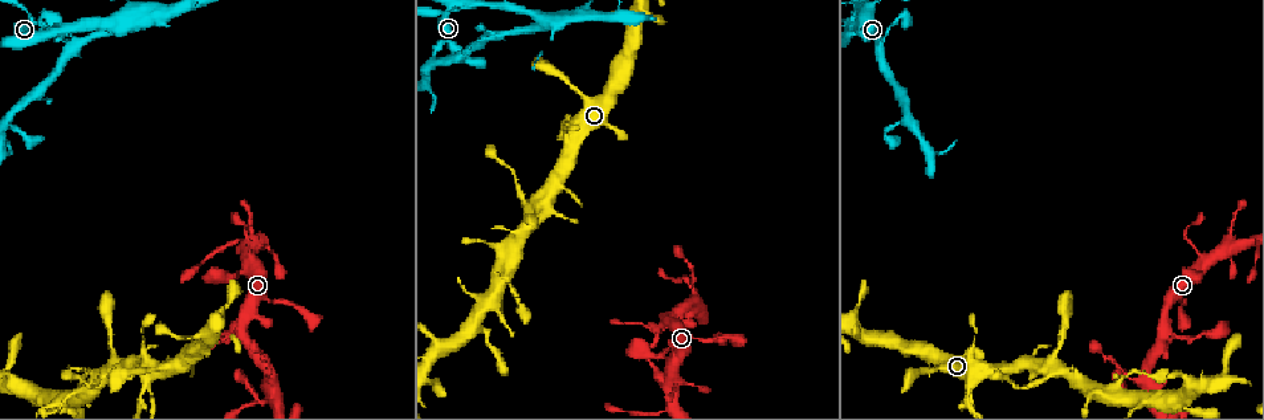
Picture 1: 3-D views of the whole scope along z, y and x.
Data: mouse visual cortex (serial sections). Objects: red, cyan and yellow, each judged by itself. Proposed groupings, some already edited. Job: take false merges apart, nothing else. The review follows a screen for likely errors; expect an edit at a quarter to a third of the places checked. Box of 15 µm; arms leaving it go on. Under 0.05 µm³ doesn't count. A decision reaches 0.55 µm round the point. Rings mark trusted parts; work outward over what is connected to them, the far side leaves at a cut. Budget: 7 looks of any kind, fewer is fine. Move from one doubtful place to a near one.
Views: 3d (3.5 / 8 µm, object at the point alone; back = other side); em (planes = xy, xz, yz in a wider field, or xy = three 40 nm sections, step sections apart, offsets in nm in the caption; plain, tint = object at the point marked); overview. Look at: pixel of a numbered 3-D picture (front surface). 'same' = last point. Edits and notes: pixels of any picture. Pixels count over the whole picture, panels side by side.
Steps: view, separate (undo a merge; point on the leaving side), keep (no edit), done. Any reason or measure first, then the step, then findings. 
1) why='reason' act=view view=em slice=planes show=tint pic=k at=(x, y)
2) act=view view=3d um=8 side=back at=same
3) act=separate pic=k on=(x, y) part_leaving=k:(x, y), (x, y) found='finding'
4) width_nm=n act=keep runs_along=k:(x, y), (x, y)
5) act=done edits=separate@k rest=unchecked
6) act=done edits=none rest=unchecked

why='four or more arms meet' act=view view=3d um=3.5 pic=1 at=(540, 210)

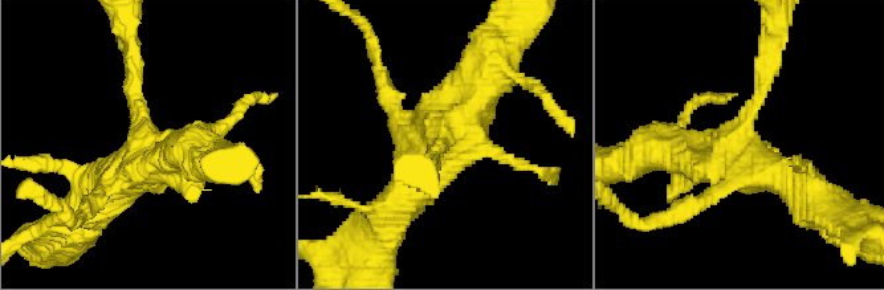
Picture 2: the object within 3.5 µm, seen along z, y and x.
act=view view=em slice=xy step=5 show=tint pic=2 at=(145, 131)

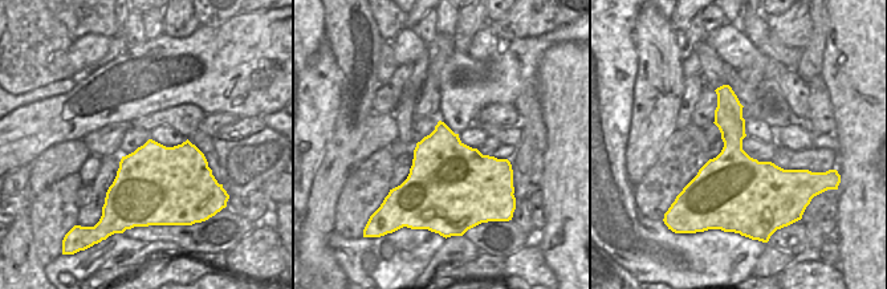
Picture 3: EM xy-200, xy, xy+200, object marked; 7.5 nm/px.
width_nm=550 act=keep runs_along=2:(495, 68), (400, 203) found='all the same cell'

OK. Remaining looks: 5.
why='three-way junction' act=view view=3d um=3.5 pic=1 at=(505, 252)

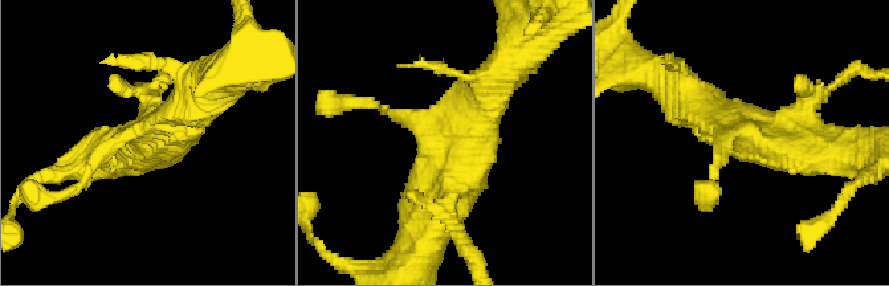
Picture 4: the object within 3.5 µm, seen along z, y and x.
arms=3 arm_widths_nm=200,500,600 act=view view=em slice=planes show=tint pic=4 at=(147, 129)

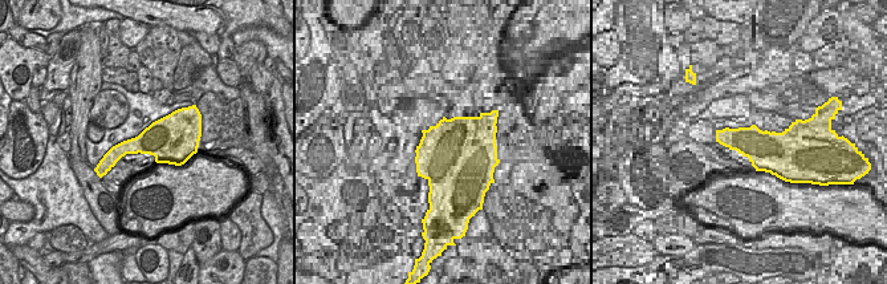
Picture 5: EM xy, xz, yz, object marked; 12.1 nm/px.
act=keep runs_along=4:(500, 76), (439, 215) found='all the same cell'

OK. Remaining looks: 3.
why='three arms meet' act=view view=3d um=3.5 pic=1 at=(487, 304)

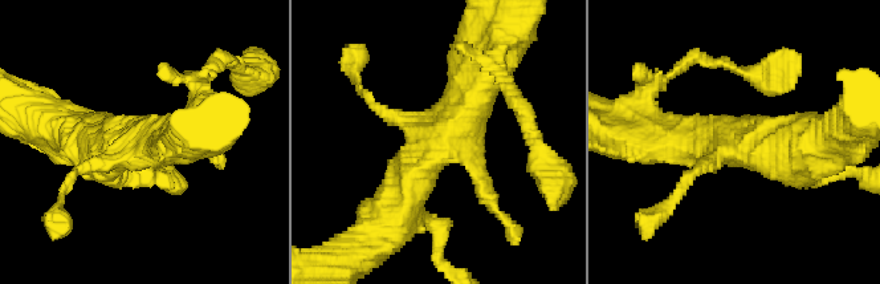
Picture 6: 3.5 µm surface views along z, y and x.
act=view view=em slice=xy step=1 show=tint pic=6 at=(437, 147)

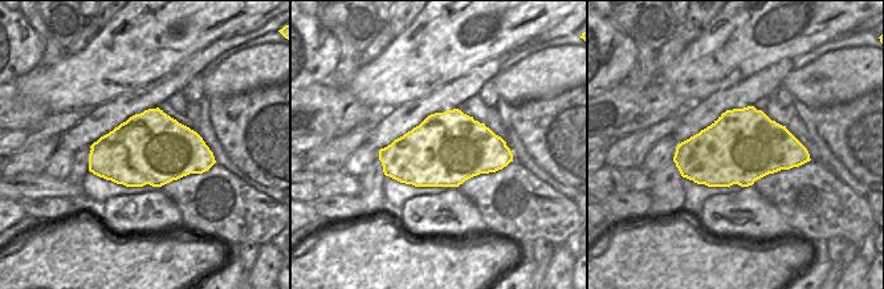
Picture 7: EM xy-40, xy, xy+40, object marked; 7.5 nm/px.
act=keep runs_along=6:(488, 60), (460, 124), (399, 202) found='one cell here'

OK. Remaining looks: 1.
act=done edits=none rest=unchecked

